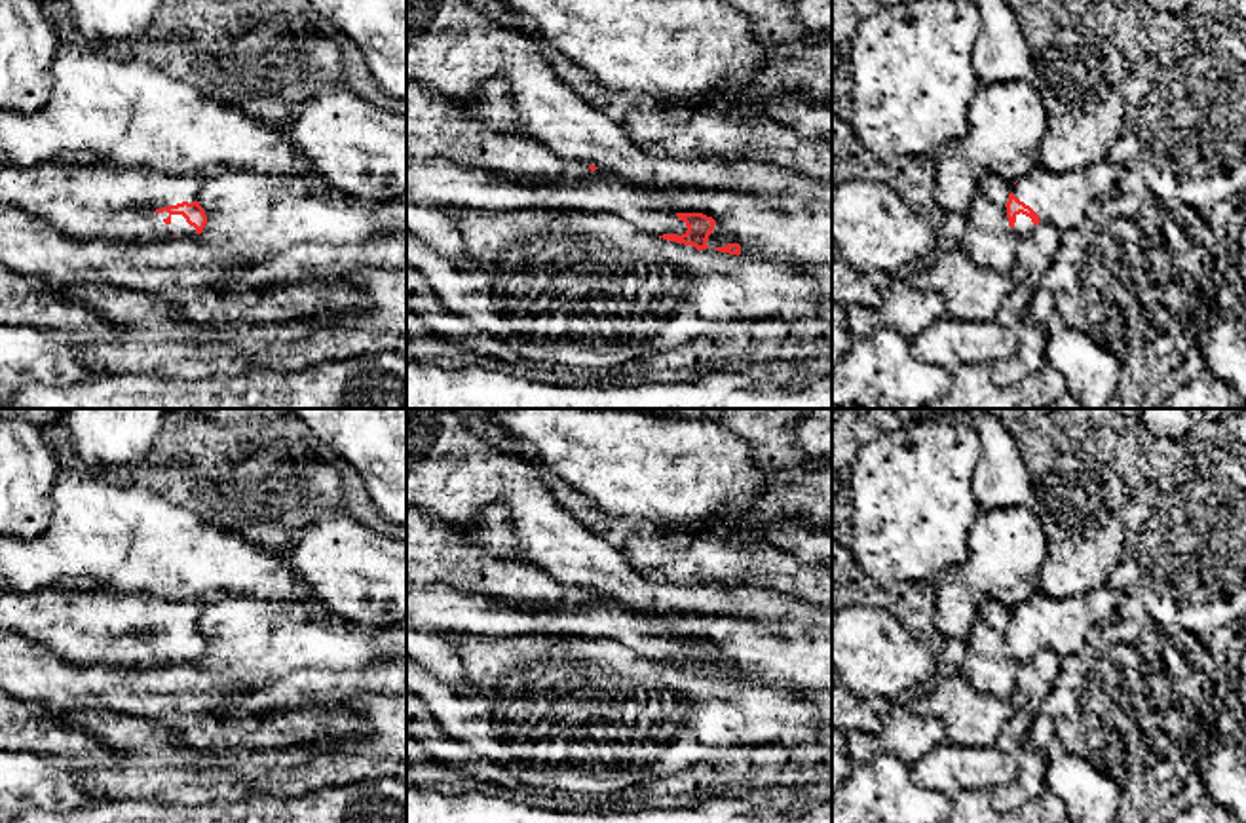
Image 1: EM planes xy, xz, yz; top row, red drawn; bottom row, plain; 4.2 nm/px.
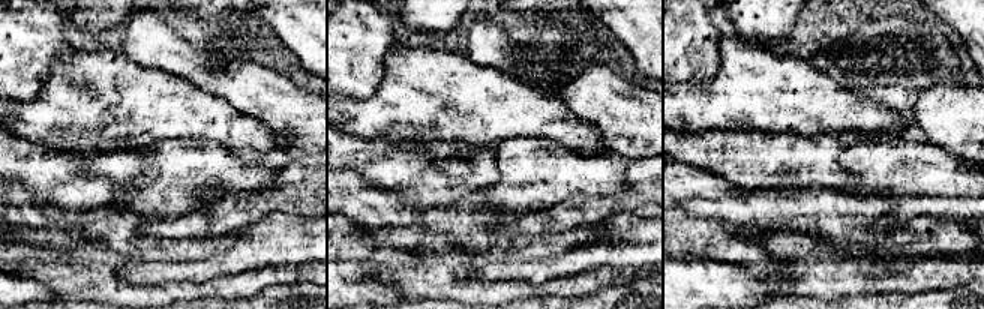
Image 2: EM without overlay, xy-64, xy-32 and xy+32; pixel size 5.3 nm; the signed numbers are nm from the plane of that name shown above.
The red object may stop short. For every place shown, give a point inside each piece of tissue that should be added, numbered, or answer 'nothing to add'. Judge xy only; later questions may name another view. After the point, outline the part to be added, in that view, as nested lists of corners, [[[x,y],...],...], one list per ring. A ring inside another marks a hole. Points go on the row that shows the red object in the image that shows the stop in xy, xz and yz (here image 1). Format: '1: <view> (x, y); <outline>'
1: xy (88, 204); [[[0,165],[0,205],[11,205],[76,241],[106,241],[123,249],[139,249],[171,236],[196,236],[196,228],[182,215],[160,209],[198,201],[201,181],[203,177],[198,175],[112,171],[103,165]]]

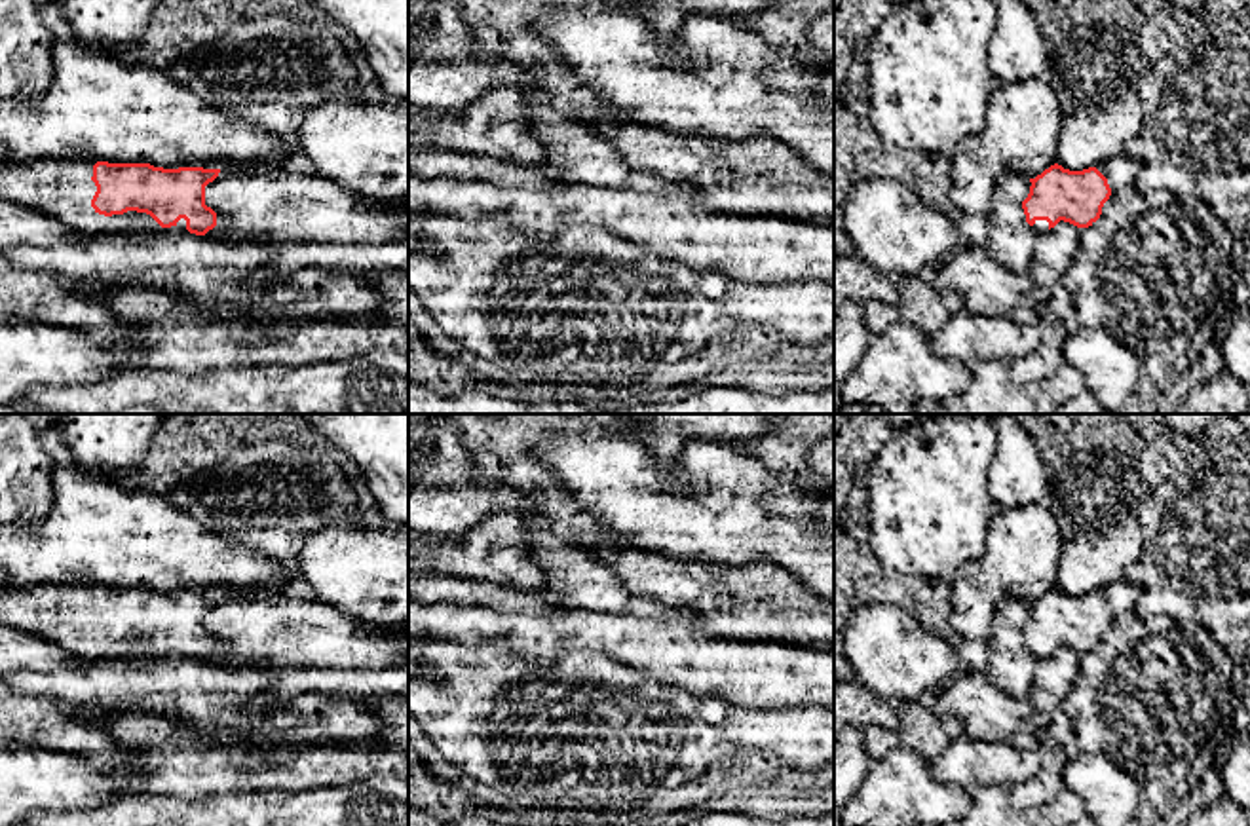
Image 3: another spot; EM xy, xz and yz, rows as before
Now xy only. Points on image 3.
1: xy (61, 188); [[[99,160],[0,161],[0,199],[53,216],[87,237],[135,239],[148,226],[161,228],[150,215],[127,211],[104,216],[91,207],[97,192],[93,165]]]

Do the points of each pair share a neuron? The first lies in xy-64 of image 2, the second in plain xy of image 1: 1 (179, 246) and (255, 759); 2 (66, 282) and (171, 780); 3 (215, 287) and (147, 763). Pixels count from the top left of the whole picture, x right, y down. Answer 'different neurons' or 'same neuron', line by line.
1: different neurons
2: same neuron
3: same neuron

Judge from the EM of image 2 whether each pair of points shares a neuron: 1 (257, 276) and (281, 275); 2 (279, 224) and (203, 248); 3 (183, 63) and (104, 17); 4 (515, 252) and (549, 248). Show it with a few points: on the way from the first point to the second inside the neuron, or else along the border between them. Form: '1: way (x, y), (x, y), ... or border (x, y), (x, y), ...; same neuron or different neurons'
1: way (263, 276), (275, 275); same neuron
2: border (236, 234), (236, 239), (227, 249), (210, 255); different neurons
3: border (128, 15), (120, 24); different neurons
4: way (524, 248), (540, 248); same neuron

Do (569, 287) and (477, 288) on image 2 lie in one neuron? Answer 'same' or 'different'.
same

